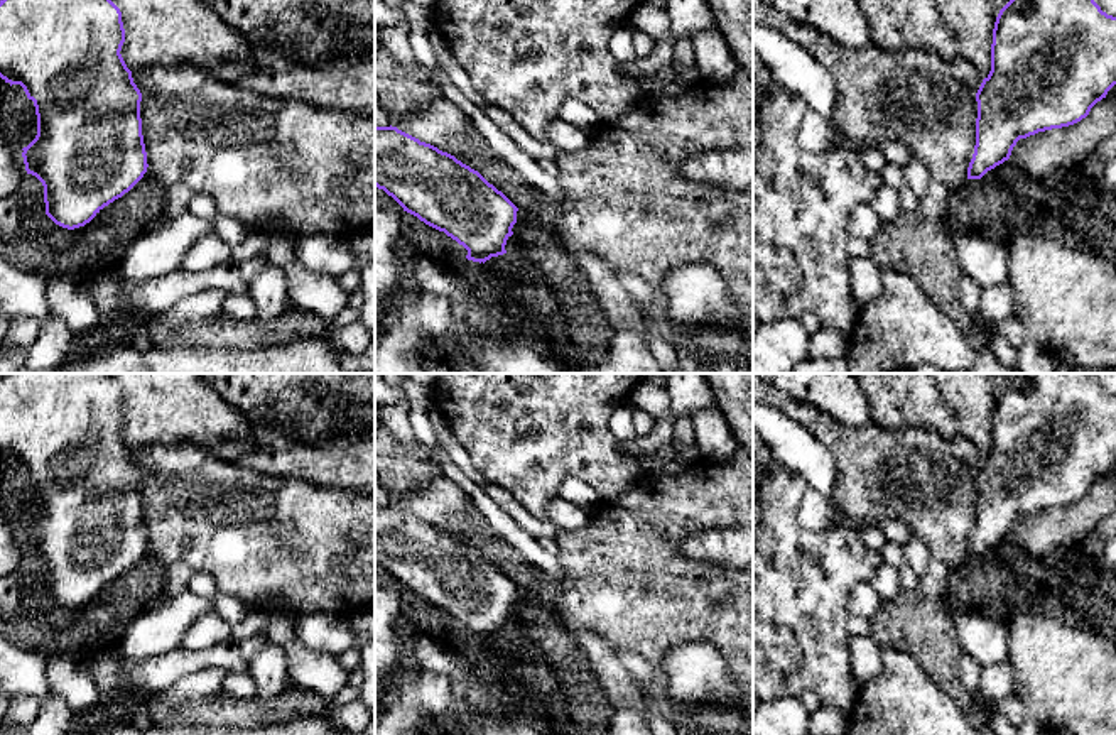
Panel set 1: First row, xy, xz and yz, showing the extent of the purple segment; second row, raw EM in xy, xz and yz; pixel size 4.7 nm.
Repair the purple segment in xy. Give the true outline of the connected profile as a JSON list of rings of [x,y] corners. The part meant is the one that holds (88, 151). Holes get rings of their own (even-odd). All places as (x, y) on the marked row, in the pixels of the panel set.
[[[0,0],[0,78],[20,84],[34,101],[37,135],[24,147],[27,174],[44,186],[46,215],[74,230],[128,193],[147,172],[142,135],[142,93],[120,51],[125,42],[122,12],[111,0]]]

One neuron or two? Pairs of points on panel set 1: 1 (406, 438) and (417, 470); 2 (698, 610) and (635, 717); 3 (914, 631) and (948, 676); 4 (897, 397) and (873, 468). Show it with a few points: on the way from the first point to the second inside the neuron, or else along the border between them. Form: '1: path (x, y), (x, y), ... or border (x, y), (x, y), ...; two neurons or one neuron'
1: border (392, 433), (404, 445), (424, 451), (441, 470); two neurons
2: border (633, 693), (642, 707); two neurons
3: path (926, 642), (942, 664); one neuron
4: border (873, 421), (883, 428), (927, 428); two neurons

